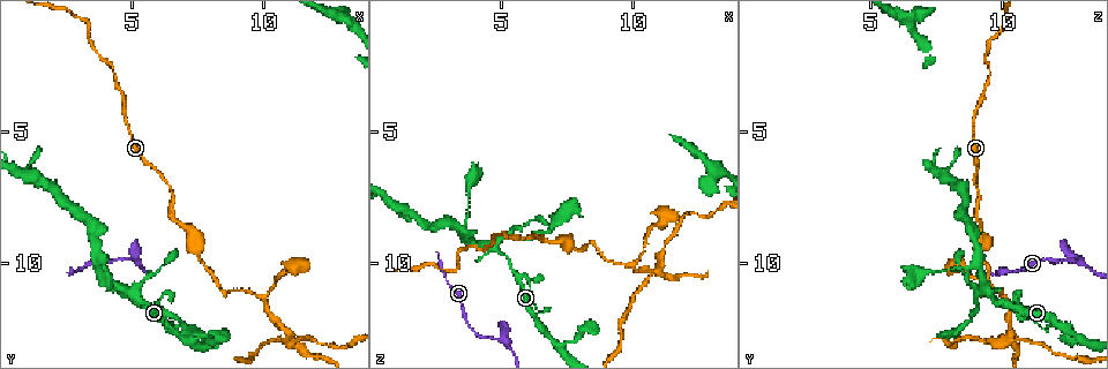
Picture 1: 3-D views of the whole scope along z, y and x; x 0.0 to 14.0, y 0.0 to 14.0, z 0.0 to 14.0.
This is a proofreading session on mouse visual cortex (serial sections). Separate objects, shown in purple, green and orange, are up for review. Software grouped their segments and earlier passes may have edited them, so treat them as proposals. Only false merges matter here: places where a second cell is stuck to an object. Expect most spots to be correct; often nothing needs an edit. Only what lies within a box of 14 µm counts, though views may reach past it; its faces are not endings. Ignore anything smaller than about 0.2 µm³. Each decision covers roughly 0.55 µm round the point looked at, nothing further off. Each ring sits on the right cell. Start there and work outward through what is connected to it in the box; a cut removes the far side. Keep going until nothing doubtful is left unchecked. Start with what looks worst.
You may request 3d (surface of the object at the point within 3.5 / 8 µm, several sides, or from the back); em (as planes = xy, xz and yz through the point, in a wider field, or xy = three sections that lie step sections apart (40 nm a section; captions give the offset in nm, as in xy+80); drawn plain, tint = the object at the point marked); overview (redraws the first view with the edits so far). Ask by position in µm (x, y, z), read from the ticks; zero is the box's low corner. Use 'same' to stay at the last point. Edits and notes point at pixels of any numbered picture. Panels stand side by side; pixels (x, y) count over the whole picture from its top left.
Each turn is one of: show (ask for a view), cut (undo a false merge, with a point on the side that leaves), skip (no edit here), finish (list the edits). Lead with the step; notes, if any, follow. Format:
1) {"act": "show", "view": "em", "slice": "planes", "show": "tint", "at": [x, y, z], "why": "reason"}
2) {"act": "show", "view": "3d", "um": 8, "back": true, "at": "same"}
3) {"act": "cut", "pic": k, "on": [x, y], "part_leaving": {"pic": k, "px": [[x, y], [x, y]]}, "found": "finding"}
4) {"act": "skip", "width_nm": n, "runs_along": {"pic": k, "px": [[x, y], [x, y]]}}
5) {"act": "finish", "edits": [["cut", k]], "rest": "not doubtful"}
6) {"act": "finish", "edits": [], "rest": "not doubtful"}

{"act": "show", "view": "3d", "um": 8, "back": true, "at": [4.7, 11.1, 9.3], "why": "two arms in line, one across"}

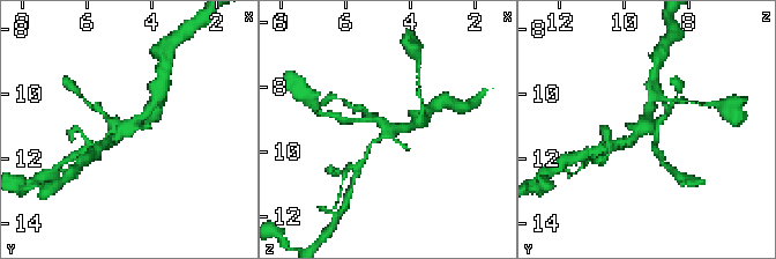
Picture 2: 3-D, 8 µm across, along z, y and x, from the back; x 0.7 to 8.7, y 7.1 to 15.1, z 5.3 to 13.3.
{"act": "show", "view": "em", "slice": "xy", "step": 2, "show": "tint", "at": [4.8, 11.1, 9.4], "why": "need the tissue"}

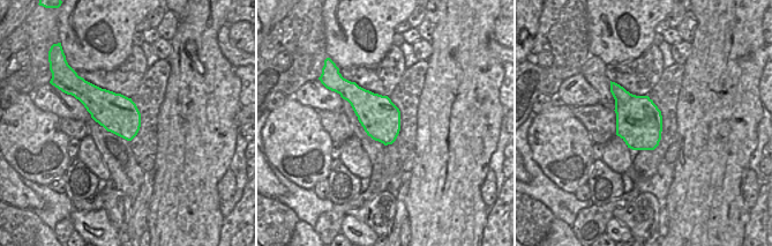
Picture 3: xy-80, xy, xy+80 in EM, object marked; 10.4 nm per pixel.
{"act": "skip", "runs_along": {"pic": 2, "px": [[107, 142], [153, 106]]}, "found": "one cell here"}

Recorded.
{"act": "show", "view": "3d", "um": 3.5, "at": [3.7, 10.0, 9.2], "why": "two arms in line, one across"}

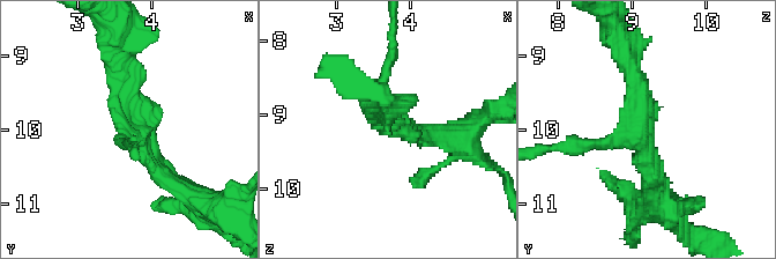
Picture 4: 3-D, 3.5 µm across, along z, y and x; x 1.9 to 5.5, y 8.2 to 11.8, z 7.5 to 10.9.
{"act": "show", "view": "em", "slice": "xy", "step": 3, "show": "tint", "at": [3.80, 10.05, 9.15], "why": "shape alone is not enough"}

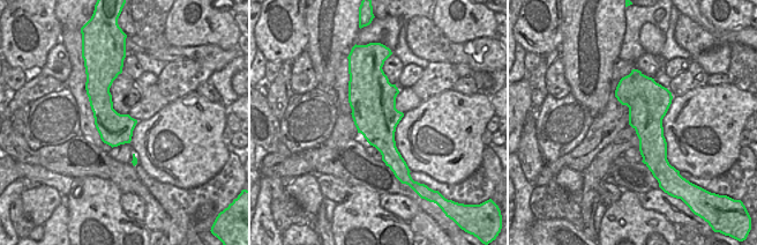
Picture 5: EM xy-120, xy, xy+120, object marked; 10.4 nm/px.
{"act": "skip", "runs_along": {"pic": 4, "px": [[184, 190], [127, 126], [120, 63]]}, "found": "continuous, no second cell"}

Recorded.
{"act": "show", "view": "3d", "um": 3.5, "at": [5.0, 9.8, 12.9], "why": "sudden change in width"}

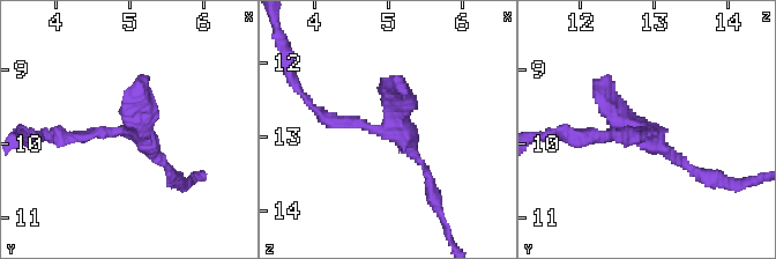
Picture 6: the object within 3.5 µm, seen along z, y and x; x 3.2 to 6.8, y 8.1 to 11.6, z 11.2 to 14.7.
{"act": "show", "view": "em", "slice": "planes", "show": "tint", "at": [5.15, 9.85, 12.90], "why": "now the EM"}

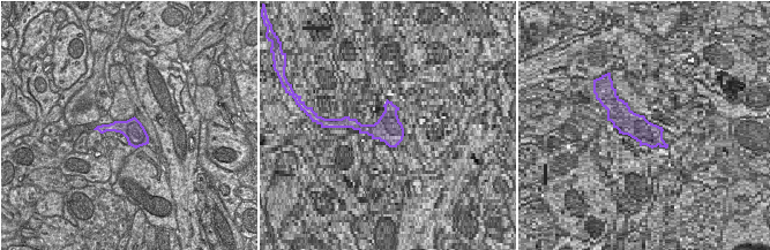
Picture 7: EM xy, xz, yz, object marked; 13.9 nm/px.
{"act": "skip", "found": "one cell here"}

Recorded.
{"act": "show", "view": "3d", "um": 3.5, "at": [8.4, 11.1, 9.2], "why": "abrupt turn"}

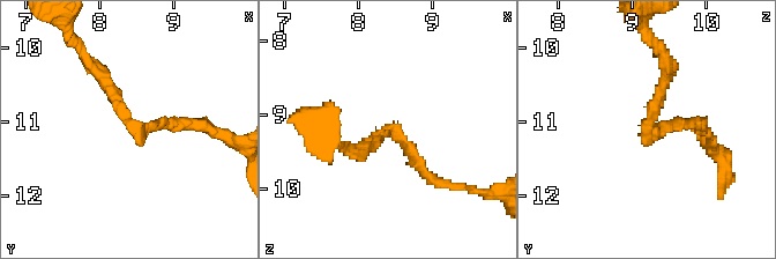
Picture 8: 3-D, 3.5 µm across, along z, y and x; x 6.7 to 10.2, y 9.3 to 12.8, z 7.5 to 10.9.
{"act": "show", "view": "em", "slice": "planes", "show": "plain", "at": [8.50, 11.05, 9.20], "arm_widths_nm": [150, 200]}

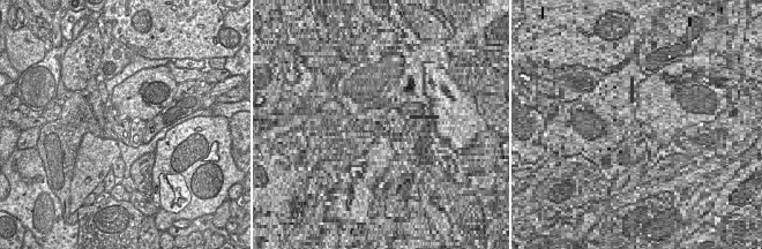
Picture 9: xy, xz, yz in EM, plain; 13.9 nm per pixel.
{"act": "show", "view": "em", "slice": "planes", "show": "tint", "at": "same", "why": "with the object marked"}

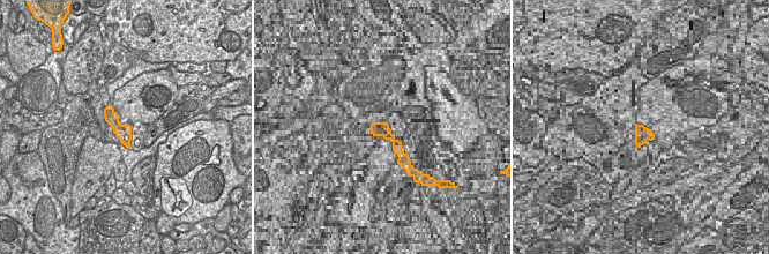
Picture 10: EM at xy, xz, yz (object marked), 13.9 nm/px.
{"act": "skip", "runs_along": {"pic": 8, "px": [[91, 66], [137, 130], [184, 123]]}, "found": "one cell here"}

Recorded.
{"act": "show", "view": "3d", "um": 3.5, "at": [9.9, 11.3, 10.1], "why": "arms part here"}

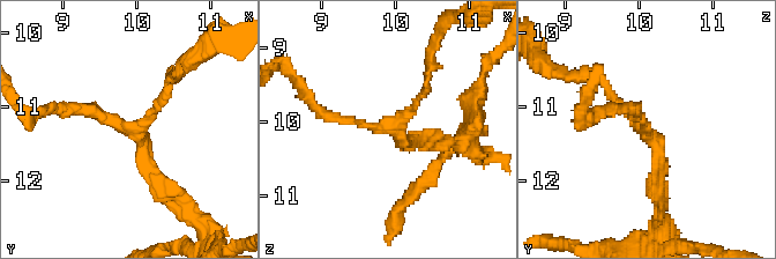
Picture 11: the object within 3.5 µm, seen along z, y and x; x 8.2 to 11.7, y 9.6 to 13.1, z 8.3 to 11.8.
{"act": "show", "view": "em", "slice": "xy", "step": 1, "show": "tint", "at": [9.95, 11.30, 10.10], "arms": 3, "arm_widths_nm": [150, 150, 200], "why": "now the EM"}

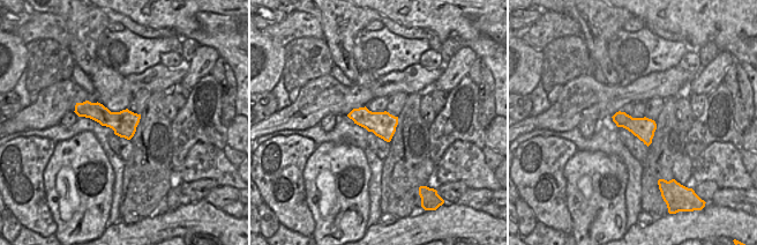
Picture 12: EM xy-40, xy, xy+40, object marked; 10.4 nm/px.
{"act": "show", "view": "em", "slice": "planes", "show": "tint", "at": "same", "why": "another direction"}

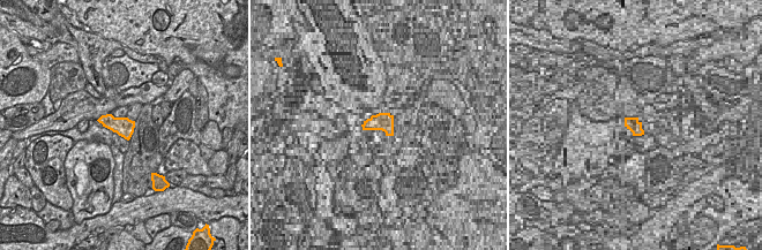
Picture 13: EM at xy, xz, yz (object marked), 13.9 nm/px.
{"act": "skip", "runs_along": {"pic": 11, "px": [[62, 108], [140, 133], [169, 190]]}, "found": "continuous, no second cell"}

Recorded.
{"act": "show", "view": "3d", "um": 8, "at": [10.9, 12.8, 10.2], "why": "abrupt turn"}

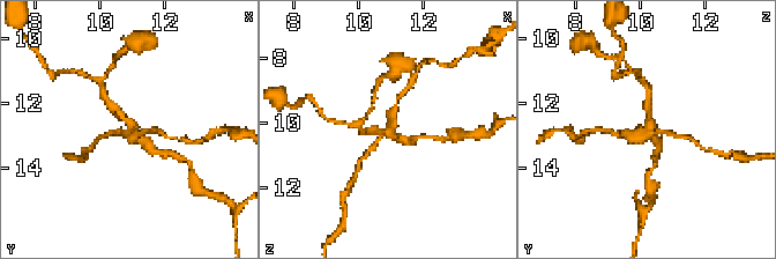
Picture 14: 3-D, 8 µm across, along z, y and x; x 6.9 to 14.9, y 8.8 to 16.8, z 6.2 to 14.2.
{"act": "show", "view": "3d", "um": 3.5, "at": [10.9, 12.9, 10.3]}

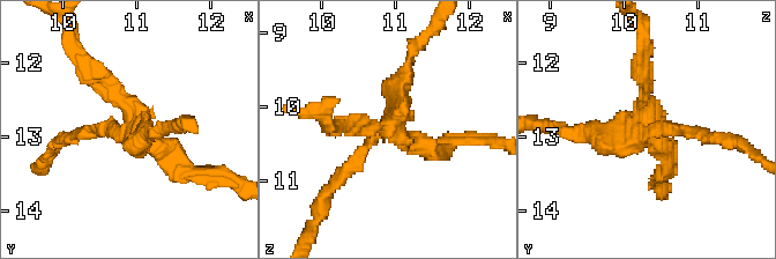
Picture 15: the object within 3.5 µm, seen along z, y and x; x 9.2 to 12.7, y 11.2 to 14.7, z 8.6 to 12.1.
{"act": "show", "view": "em", "slice": "xy", "step": 3, "show": "tint", "at": [11.00, 12.85, 10.30], "arms": 4, "arm_widths_nm": [200, 250, 250, 300]}

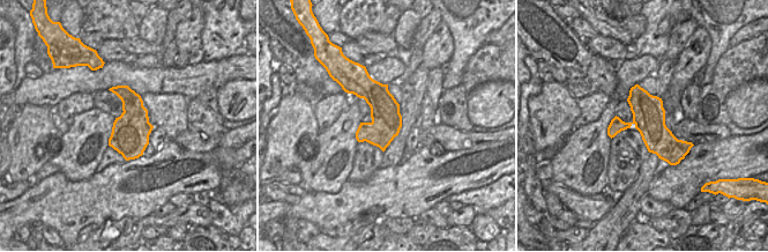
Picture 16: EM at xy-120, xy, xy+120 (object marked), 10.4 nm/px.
{"act": "cut", "pic": 15, "on": [677, 132], "part_leaving": {"pic": 15, "px": [[640, 132], [599, 139], [549, 125]]}, "found": "a second cell is stuck on"}

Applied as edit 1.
{"act": "finish", "edits": [["cut", 15]], "rest": "not doubtful"}

